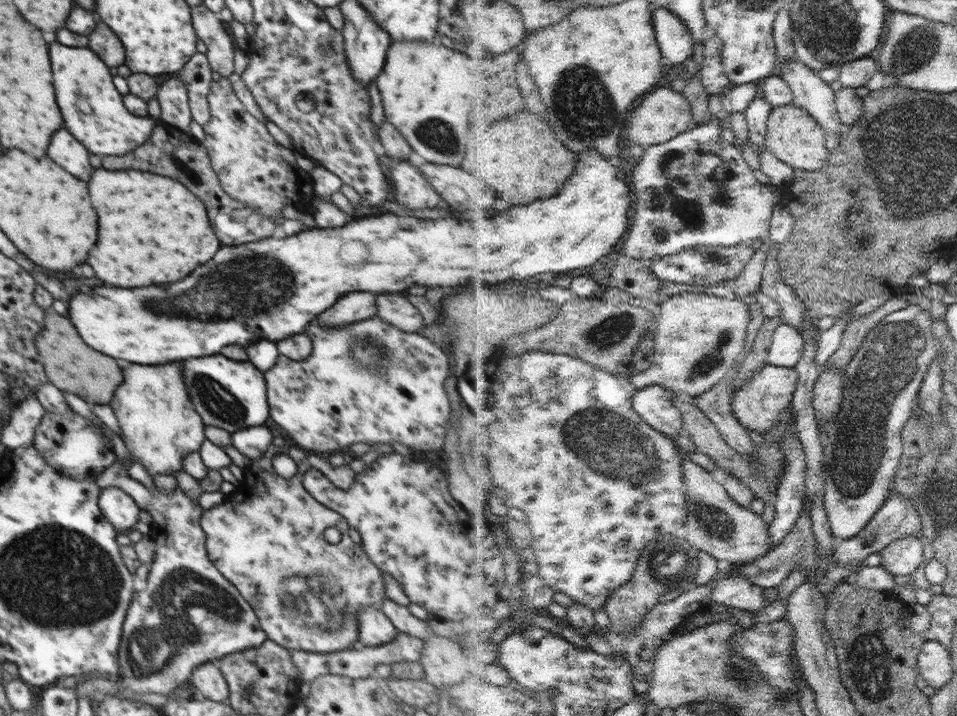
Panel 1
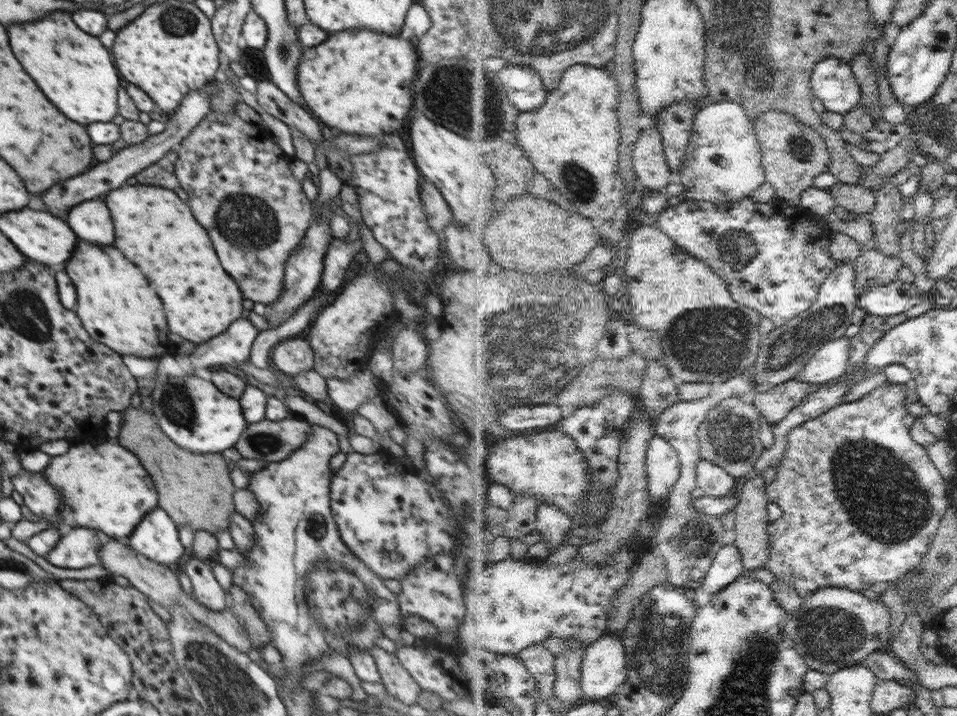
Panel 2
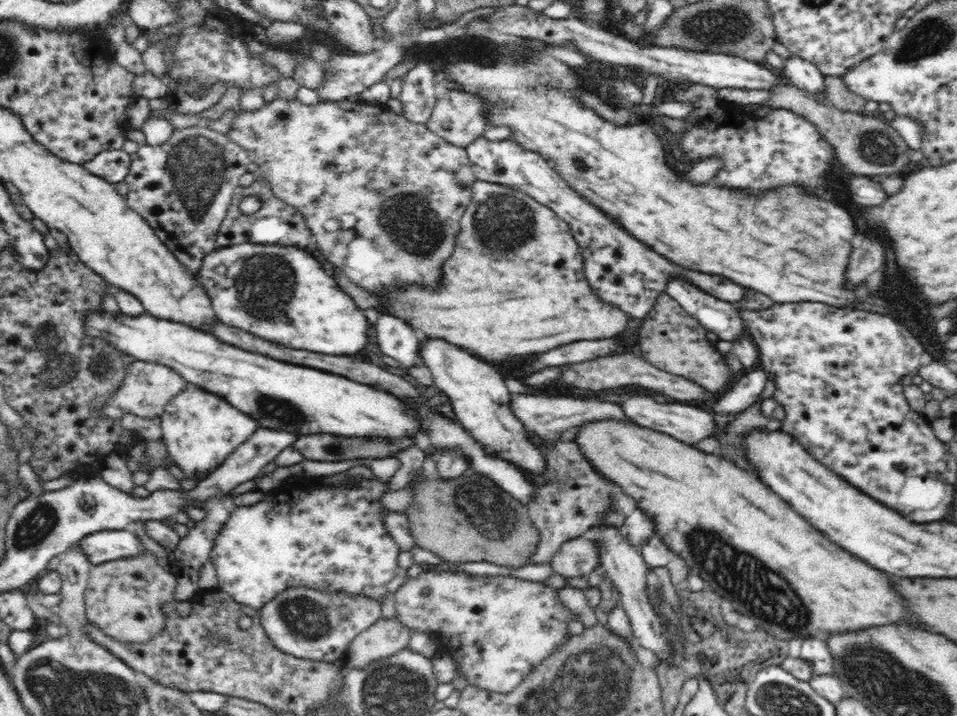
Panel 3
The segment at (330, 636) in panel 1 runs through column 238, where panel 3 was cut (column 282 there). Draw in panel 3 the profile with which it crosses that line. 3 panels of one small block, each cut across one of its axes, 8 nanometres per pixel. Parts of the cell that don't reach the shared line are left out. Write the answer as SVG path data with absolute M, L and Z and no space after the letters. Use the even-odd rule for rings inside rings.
M300 476L299 479L293 482L290 481L285 486L268 492L261 502L256 505L235 507L230 513L228 520L224 523L222 530L218 533L210 551L209 560L214 564L216 575L218 576L218 590L228 594L236 603L258 611L287 589L298 589L300 587L320 588L320 591L328 591L328 593L342 591L342 593L352 595L352 597L370 597L370 599L374 599L374 601L380 604L387 597L393 596L407 582L409 577L407 570L398 565L397 559L401 550L382 520L384 518L384 510L387 510L387 508L382 505L380 498L389 491L388 484L379 482L378 479L368 480L359 476L351 477L351 480L356 481L356 485L353 487L344 487L344 485L338 487L338 483L321 482L320 477Z

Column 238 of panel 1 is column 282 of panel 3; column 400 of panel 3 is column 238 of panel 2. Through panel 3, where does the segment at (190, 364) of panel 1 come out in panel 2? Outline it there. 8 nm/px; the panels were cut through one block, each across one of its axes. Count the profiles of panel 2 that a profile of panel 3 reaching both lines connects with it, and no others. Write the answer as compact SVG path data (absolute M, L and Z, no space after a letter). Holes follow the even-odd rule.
M198 376L168 380L153 390L153 412L156 423L166 436L181 448L200 454L220 453L232 448L246 428L238 400L220 394L220 390Z

